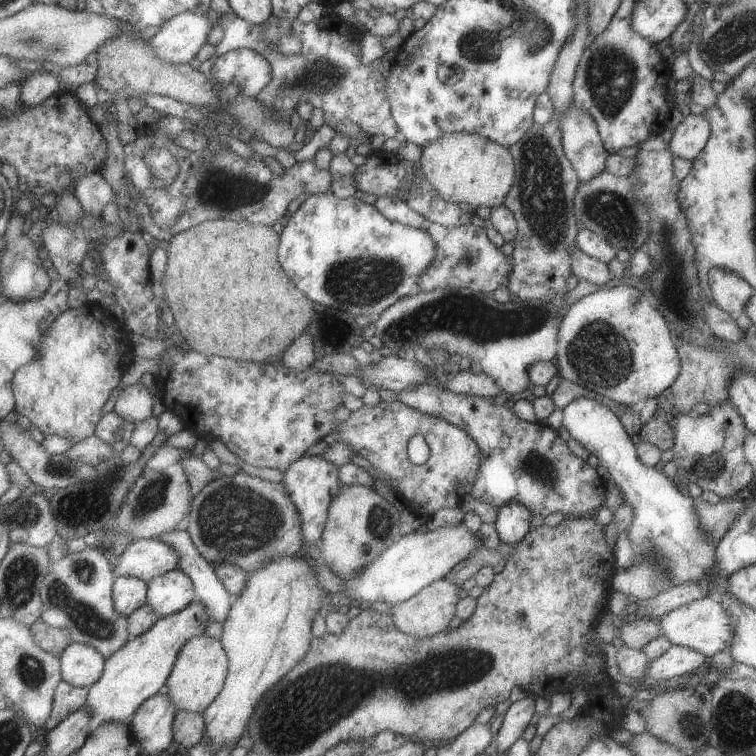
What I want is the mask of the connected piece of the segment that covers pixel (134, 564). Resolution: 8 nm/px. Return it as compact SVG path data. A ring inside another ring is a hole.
M142 539L128 545L115 570L118 577L136 576L151 583L181 566L182 558L174 546L162 539Z

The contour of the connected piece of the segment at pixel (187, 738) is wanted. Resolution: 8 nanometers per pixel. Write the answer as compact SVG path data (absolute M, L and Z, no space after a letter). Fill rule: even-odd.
M179 710L175 722L176 743L194 748L206 738L206 717L204 712Z

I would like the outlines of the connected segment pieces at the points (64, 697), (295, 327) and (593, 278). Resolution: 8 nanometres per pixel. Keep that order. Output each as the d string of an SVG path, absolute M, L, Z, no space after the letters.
M66 680L62 681L56 693L54 714L48 720L45 728L48 730L50 728L56 729L69 716L76 714L78 710L82 710L89 701L90 690L92 690L90 686L78 687Z
M216 219L181 232L168 247L170 264L164 292L176 324L190 348L207 355L241 361L266 362L281 359L309 330L316 303L296 286L281 261L282 235L270 225Z
M572 248L570 264L572 264L572 272L579 280L586 280L596 284L596 286L603 286L604 288L604 285L608 284L608 280L613 278L608 264L588 256L578 248Z

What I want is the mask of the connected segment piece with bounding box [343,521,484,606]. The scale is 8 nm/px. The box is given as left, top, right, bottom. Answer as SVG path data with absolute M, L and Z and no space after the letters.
M463 521L456 525L439 527L433 531L413 531L402 535L402 538L394 542L376 562L360 570L356 578L352 578L352 582L346 580L346 588L343 592L348 592L352 600L358 600L361 606L368 606L375 602L393 605L408 601L409 598L420 593L425 586L444 579L454 566L470 558L470 554L476 552L478 546L484 546L484 543Z

